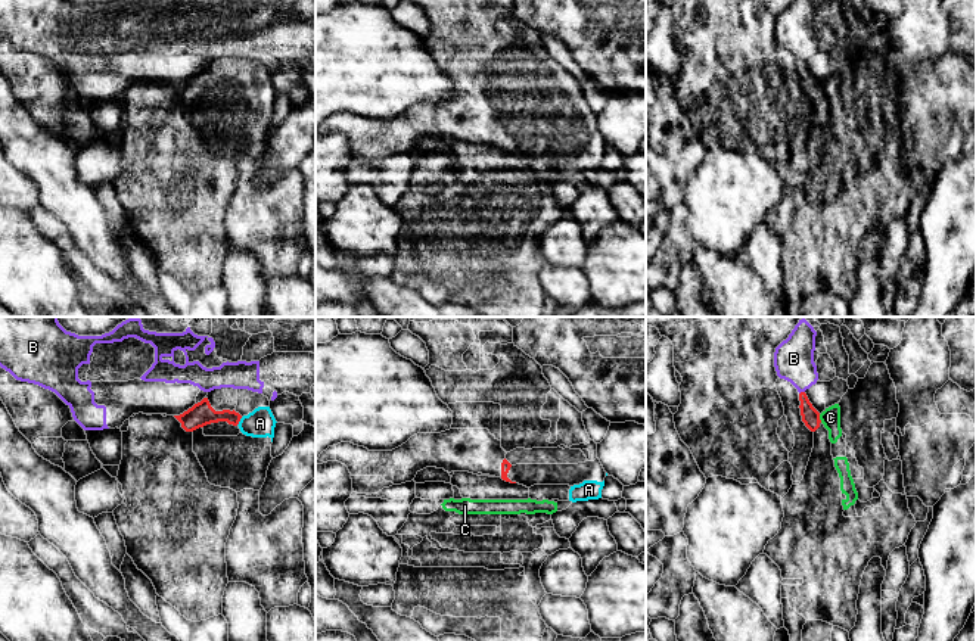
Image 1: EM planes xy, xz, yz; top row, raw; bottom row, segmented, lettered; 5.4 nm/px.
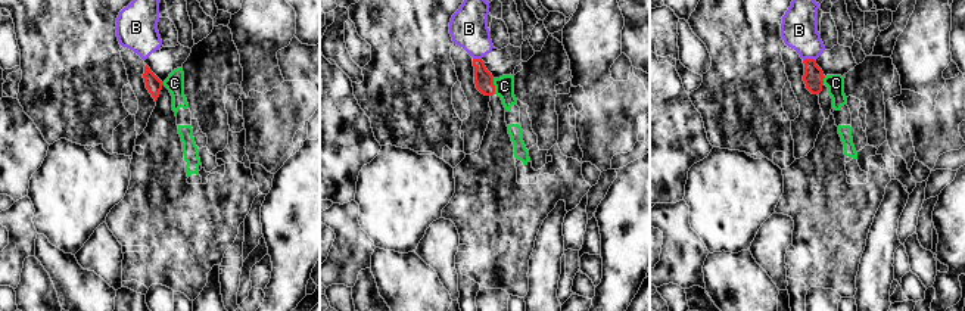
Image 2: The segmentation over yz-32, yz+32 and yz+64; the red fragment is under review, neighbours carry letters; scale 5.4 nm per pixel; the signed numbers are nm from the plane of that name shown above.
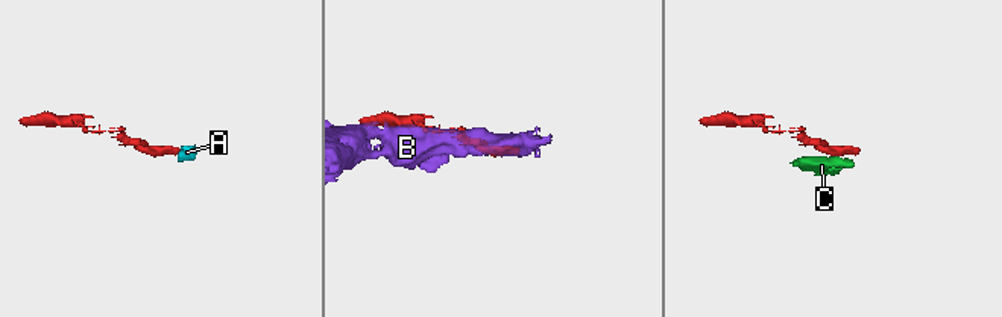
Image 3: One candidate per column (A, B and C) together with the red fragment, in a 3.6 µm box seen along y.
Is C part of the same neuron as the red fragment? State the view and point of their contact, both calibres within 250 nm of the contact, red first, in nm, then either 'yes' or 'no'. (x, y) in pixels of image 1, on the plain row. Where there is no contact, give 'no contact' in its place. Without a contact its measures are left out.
yz (818, 89) | 100/100 nm | no

